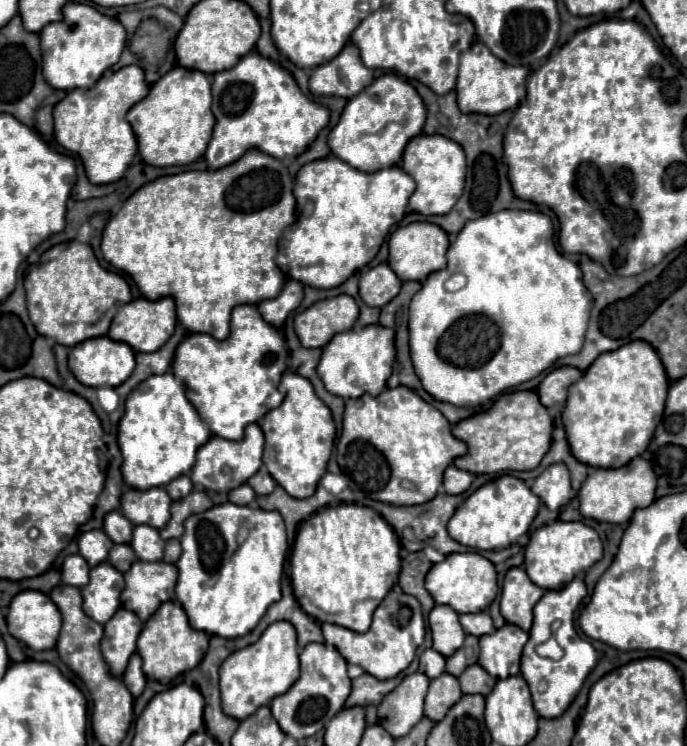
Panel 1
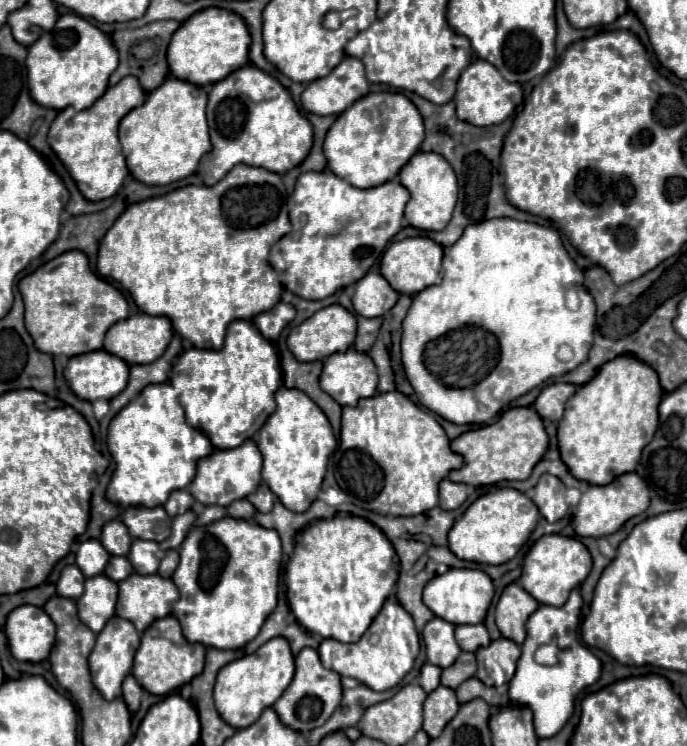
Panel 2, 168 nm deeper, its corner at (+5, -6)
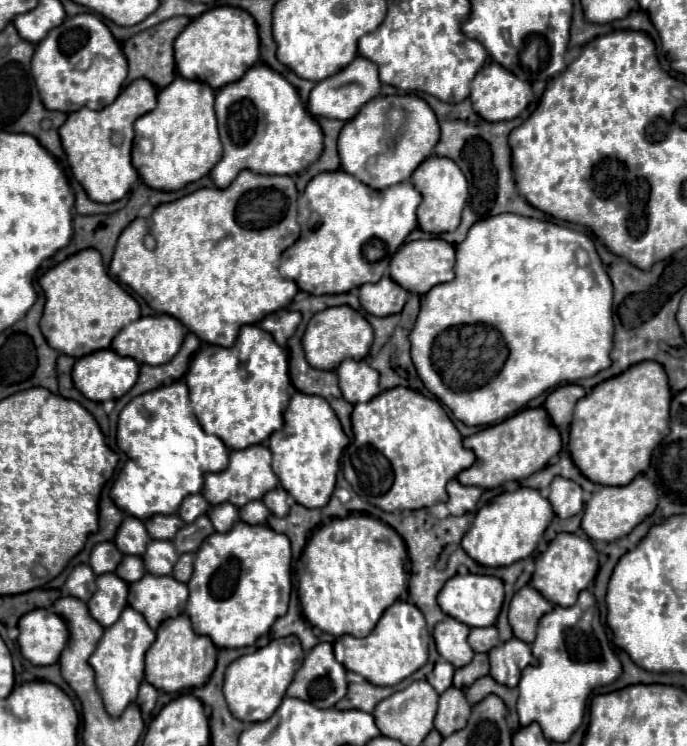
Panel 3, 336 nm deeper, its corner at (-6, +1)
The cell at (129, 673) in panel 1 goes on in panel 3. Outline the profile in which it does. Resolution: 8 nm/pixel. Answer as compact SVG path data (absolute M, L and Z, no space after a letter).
M143 681L141 687L139 687L139 697L137 697L139 709L141 709L143 713L151 713L153 707L155 707L157 695L159 695L159 691L157 691L153 685L149 685L147 681Z

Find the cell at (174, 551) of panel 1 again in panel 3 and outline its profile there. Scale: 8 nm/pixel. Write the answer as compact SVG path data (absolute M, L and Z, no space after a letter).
M183 553L179 555L179 561L175 563L175 569L173 569L173 577L181 583L187 583L191 573L193 573L193 553Z

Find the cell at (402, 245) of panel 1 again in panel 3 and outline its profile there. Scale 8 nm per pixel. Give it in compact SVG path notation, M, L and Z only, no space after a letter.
M439 237L417 239L417 241L409 241L409 243L401 245L399 251L395 253L395 257L391 257L391 273L389 275L395 283L399 283L409 293L425 295L431 287L451 281L455 277L453 267L455 267L455 247L451 243L447 243Z

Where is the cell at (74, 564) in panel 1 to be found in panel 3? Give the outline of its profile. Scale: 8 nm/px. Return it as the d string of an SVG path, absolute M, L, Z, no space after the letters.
M77 565L63 585L65 595L73 595L81 601L89 601L95 593L95 573L87 565Z

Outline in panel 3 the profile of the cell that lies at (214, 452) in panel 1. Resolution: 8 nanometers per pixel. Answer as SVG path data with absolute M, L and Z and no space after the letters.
M251 445L247 449L235 449L229 453L227 469L219 473L207 473L203 495L211 505L233 503L235 507L243 507L247 501L261 499L267 491L277 487L277 475L271 469L271 451L265 445Z

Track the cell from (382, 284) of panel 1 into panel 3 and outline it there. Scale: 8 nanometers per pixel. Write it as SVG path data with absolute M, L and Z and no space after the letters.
M381 277L377 283L367 283L359 287L361 307L377 317L387 317L393 313L401 313L409 293L391 281L391 277Z

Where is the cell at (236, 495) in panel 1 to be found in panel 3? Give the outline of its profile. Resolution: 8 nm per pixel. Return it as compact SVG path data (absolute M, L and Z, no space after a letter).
M249 501L247 505L243 505L243 509L239 509L241 521L247 521L249 525L261 525L267 521L269 517L269 509L263 505L263 501Z

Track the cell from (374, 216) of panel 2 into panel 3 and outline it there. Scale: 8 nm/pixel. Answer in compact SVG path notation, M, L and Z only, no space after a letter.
M343 169L323 171L315 175L299 195L301 235L289 249L283 251L279 273L293 279L301 291L307 291L311 295L347 293L349 289L363 283L377 283L387 273L387 265L393 253L417 227L415 209L419 201L419 191L411 185L411 181L401 181L399 185L391 185L387 189L371 189Z

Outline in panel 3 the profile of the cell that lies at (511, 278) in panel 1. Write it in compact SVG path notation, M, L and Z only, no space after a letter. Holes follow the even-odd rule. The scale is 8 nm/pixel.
M501 213L489 219L477 221L469 229L465 241L456 245L455 251L455 279L443 285L435 285L431 293L425 293L421 297L421 311L417 315L409 341L411 341L411 359L417 369L419 379L443 405L451 409L451 413L459 421L463 421L465 425L493 425L521 411L531 399L535 399L543 391L565 385L565 383L573 383L583 377L591 377L611 365L609 351L613 347L613 311L611 311L613 289L611 289L611 279L595 251L595 245L585 233L579 233L575 229L569 229L569 227L563 227L551 221L539 221L539 219L531 219L531 217L523 217L515 213ZM577 247L583 247L587 251L587 257L589 257L587 265L581 265L577 261L575 257Z

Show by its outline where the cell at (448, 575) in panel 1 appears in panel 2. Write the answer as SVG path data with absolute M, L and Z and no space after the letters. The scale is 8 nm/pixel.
M450 568L446 574L432 578L424 588L424 604L434 612L434 616L448 620L450 624L480 624L492 604L494 586L488 574L472 568Z

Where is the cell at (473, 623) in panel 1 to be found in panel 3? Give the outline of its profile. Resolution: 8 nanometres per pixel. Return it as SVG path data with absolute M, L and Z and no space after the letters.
M473 627L469 633L469 645L471 649L475 649L477 653L487 653L489 649L501 645L497 629L491 627Z

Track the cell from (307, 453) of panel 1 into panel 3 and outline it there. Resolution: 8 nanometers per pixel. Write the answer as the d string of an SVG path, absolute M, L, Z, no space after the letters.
M295 393L283 415L283 429L269 437L269 449L273 453L273 473L279 477L283 489L287 489L293 499L309 509L327 505L339 471L339 459L349 443L349 437L341 429L335 411L323 397L311 397L307 393Z

